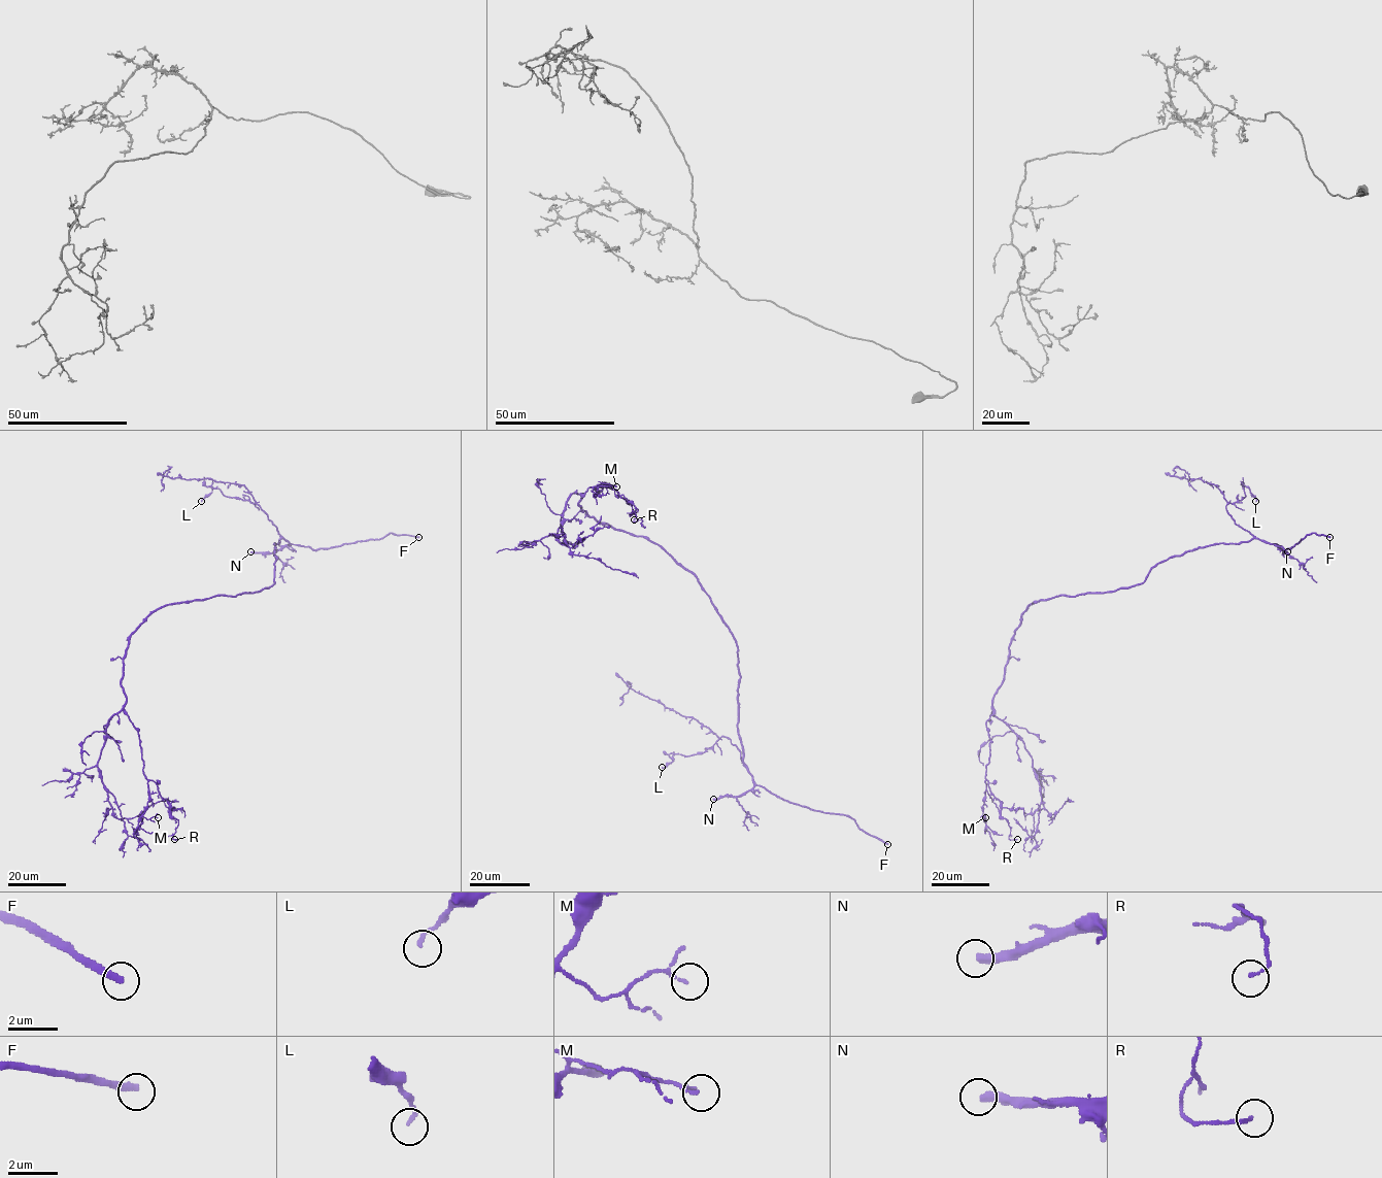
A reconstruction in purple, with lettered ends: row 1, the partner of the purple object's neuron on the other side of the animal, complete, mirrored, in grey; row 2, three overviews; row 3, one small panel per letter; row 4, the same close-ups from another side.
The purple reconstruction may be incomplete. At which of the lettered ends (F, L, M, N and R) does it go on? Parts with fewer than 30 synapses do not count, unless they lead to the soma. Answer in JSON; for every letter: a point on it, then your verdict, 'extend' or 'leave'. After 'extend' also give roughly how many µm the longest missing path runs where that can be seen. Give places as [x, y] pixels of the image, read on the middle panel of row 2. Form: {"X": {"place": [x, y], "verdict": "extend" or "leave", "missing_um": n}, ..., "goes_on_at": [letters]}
{"F": {"place": [887, 844], "verdict": "extend", "missing_um": 100}, "L": {"place": [662, 767], "verdict": "leave"}, "M": {"place": [616, 486], "verdict": "leave"}, "N": {"place": [713, 799], "verdict": "extend", "missing_um": 70}, "R": {"place": [634, 519], "verdict": "leave"}, "goes_on_at": ["F", "N"]}

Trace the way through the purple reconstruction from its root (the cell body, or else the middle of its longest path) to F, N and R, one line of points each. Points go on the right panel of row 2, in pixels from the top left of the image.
F: (1074, 596), (1141, 584), (1158, 564), (1215, 544), (1258, 538), (1286, 549), (1312, 533), (1329, 537)
N: (1074, 596), (1141, 584), (1158, 564), (1215, 544), (1258, 538), (1275, 543), (1287, 551)
R: (1074, 596), (1041, 599), (1026, 607), (986, 722), (990, 743), (985, 778), (1008, 821), (1008, 838), (1017, 839)

